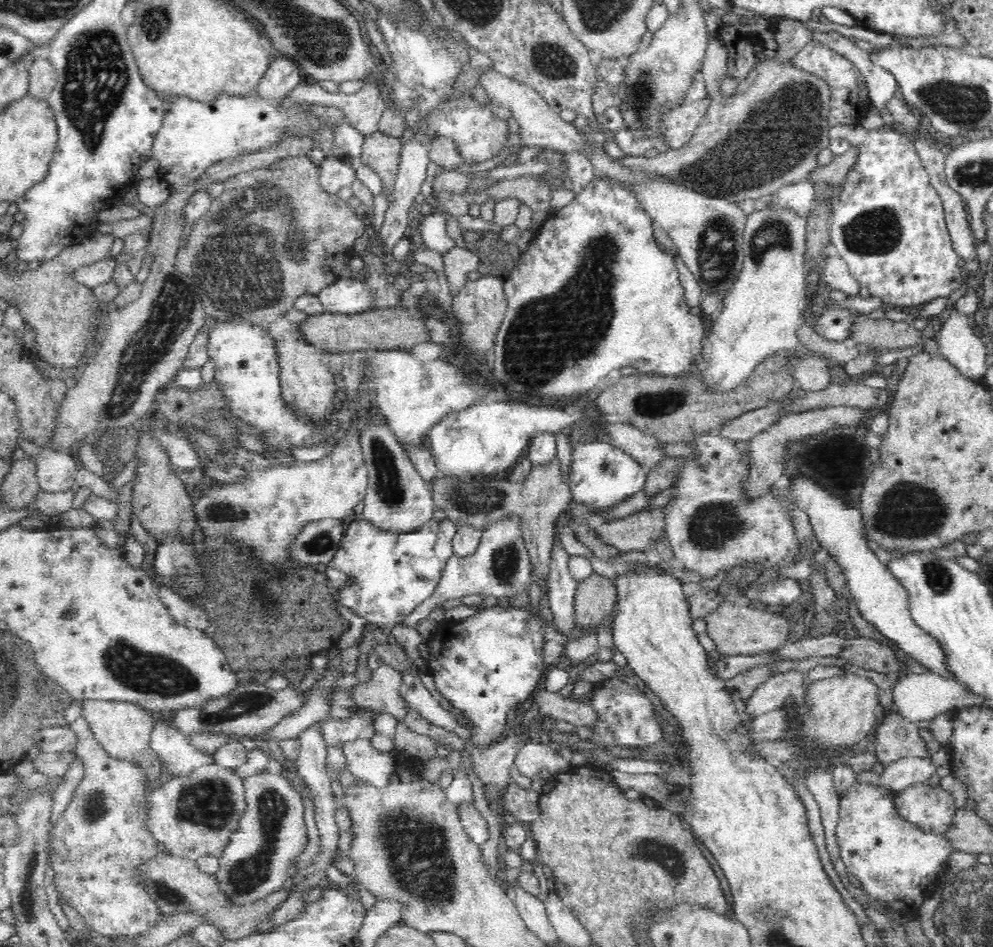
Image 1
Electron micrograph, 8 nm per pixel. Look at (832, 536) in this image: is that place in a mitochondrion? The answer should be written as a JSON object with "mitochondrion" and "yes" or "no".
{"mitochondrion":"no"}

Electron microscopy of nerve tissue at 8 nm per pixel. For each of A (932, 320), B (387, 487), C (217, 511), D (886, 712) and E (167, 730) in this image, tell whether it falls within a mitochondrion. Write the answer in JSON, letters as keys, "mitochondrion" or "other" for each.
{"A":"other","B":"mitochondrion","C":"mitochondrion","D":"other","E":"other"}

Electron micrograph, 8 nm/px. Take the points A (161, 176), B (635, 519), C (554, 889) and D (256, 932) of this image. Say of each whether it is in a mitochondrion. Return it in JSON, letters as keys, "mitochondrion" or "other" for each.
{"A":"other","B":"other","C":"other","D":"other"}

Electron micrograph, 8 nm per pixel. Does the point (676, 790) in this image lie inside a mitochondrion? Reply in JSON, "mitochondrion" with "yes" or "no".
{"mitochondrion":"no"}

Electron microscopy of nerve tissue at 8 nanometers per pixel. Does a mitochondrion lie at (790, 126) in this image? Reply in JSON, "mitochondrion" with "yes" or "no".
{"mitochondrion":"yes"}

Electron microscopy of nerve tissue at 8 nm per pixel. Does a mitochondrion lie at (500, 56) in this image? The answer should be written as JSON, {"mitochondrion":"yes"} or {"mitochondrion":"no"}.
{"mitochondrion":"no"}

